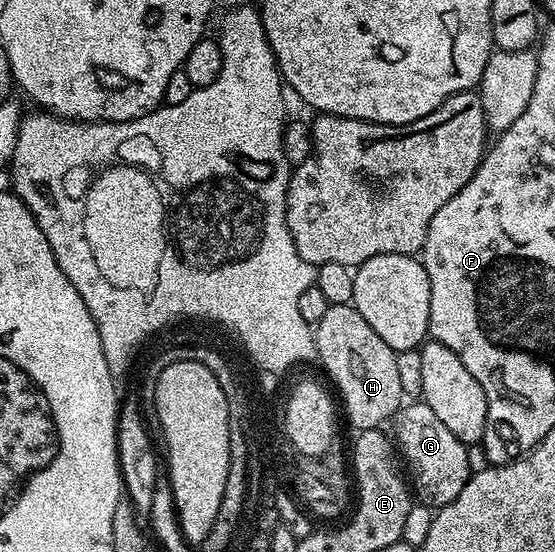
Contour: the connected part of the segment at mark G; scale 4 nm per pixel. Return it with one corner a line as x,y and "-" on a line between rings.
407,402
393,417
393,440
397,451
409,473
414,495
420,505
427,505
438,510
453,502
461,490
465,490
465,482
471,477
473,465
468,445
463,444
448,428
437,419
437,414
429,410
422,402

